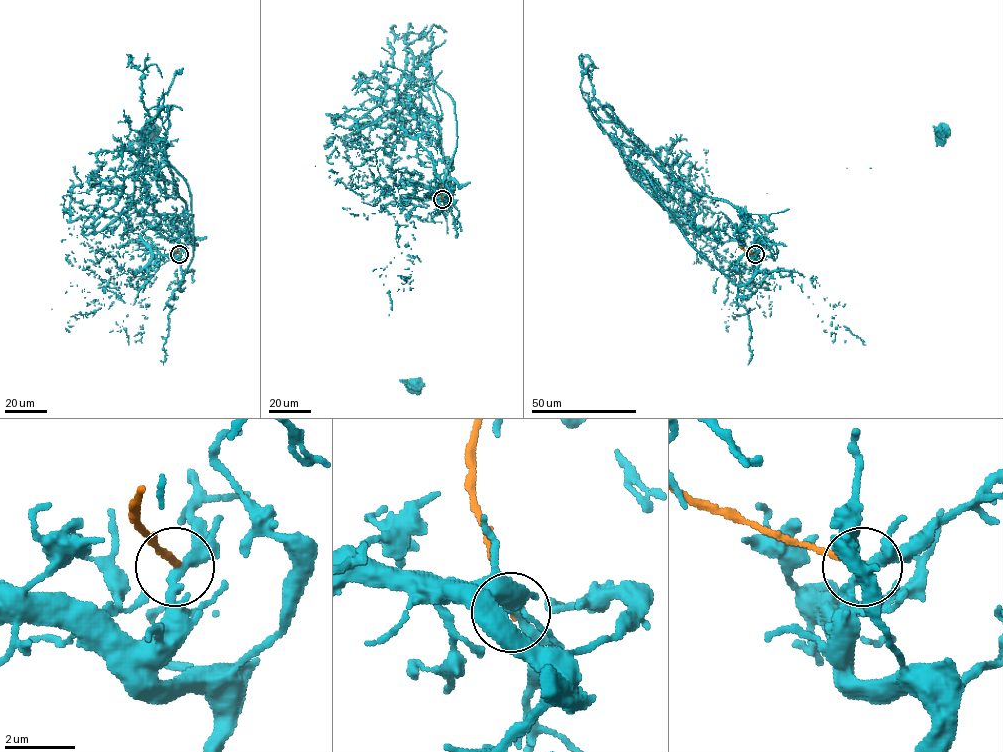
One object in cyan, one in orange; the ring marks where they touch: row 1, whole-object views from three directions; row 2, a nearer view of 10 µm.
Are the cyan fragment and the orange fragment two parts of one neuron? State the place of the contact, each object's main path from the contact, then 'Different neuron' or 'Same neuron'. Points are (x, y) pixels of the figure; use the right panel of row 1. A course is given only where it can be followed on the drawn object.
Place: (755, 254). Course of cyan: (755, 254), (754, 227), (748, 227), (745, 221), (766, 193), (870, 167), (936, 144), (942, 132). Course of orange: (755, 254), (739, 245). Different neuron

